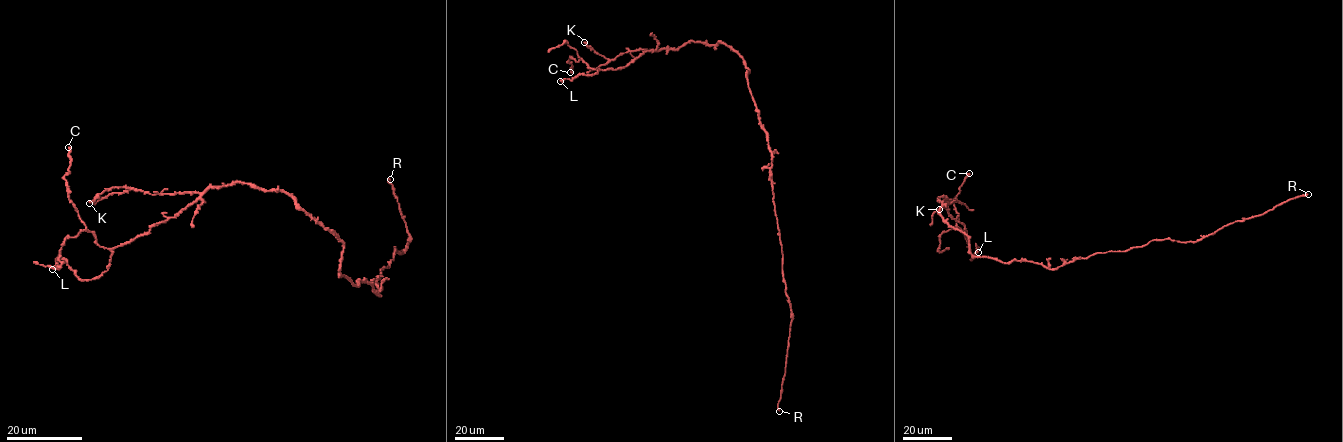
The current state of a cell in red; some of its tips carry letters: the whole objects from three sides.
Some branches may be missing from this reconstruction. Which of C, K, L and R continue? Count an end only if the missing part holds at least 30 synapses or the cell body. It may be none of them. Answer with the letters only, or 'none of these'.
R

